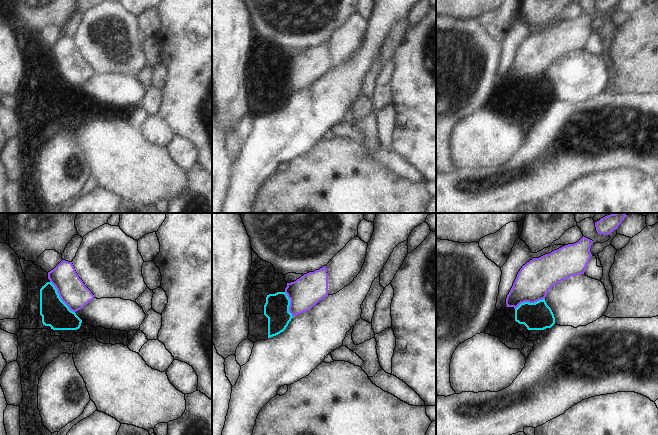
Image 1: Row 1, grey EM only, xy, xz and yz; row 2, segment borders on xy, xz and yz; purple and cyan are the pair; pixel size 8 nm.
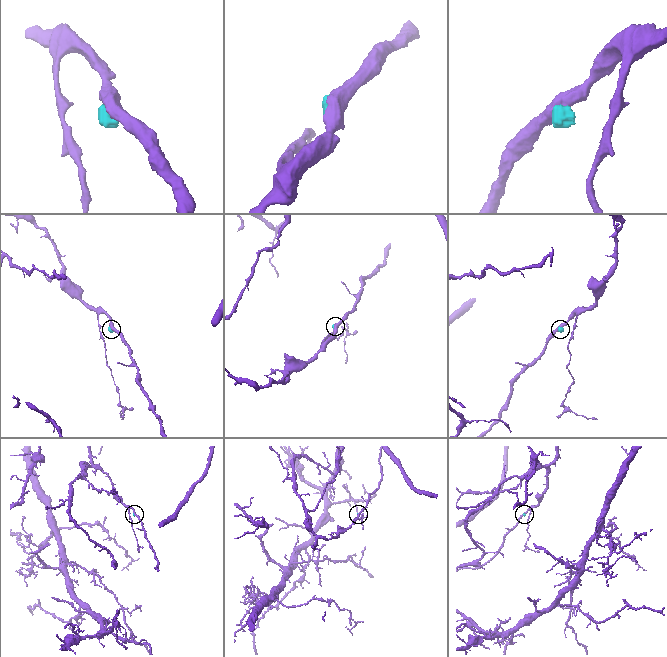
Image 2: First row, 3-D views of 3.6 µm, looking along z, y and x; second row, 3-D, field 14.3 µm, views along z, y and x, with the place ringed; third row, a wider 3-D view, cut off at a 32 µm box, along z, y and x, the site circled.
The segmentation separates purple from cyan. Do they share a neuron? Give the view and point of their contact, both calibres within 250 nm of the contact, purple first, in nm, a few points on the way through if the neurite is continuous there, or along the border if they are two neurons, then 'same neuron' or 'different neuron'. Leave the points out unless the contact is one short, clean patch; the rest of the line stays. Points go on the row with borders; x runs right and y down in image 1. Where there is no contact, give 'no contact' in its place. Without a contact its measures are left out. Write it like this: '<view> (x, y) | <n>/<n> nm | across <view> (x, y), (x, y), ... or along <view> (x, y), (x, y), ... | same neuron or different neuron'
xy (59, 296) | 220/220 nm | along xy (50, 281), (60, 299), (74, 312) | different neuron

